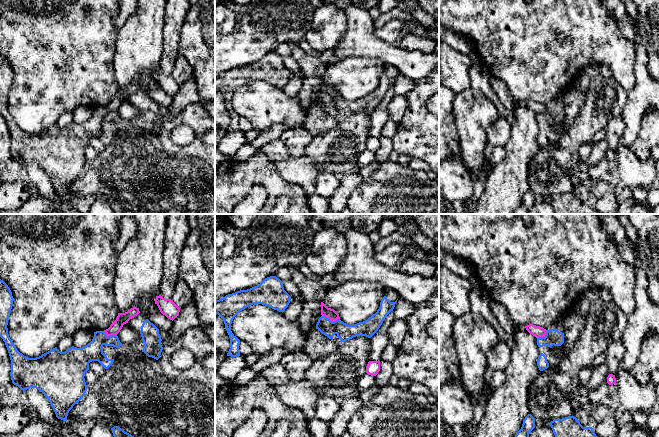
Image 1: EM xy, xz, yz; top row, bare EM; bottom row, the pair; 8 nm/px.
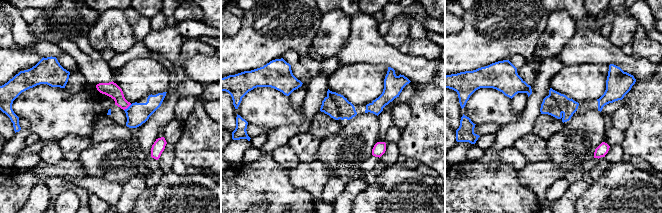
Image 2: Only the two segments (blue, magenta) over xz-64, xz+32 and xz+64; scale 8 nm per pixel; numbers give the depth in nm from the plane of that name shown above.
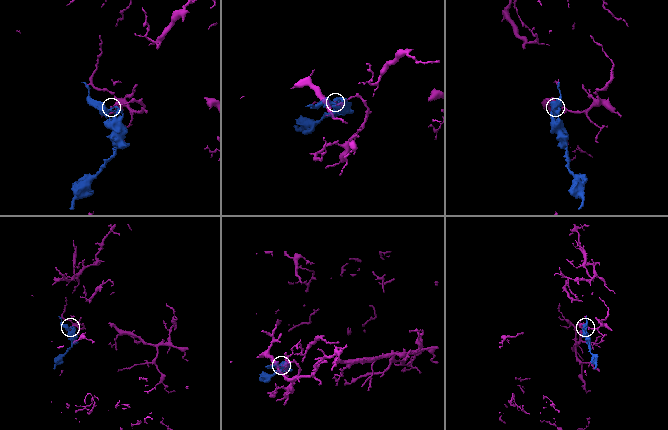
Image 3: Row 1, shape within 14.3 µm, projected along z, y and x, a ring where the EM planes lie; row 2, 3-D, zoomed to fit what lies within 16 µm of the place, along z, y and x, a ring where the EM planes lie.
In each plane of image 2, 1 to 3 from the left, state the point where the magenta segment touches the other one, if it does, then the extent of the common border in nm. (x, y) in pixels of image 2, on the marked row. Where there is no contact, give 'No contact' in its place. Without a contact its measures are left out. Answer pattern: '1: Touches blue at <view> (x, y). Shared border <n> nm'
1: Touches blue at xz-64 (128, 107). Shared border 80 nm
2: No contact
3: No contact

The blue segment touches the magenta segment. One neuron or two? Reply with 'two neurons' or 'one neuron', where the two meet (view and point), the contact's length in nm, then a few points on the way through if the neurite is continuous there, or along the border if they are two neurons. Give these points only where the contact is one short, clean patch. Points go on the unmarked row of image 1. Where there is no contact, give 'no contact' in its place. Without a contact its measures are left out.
two neurons | xz (330, 96) | 150 nm | along xz (322, 91), (332, 97), (339, 95)

